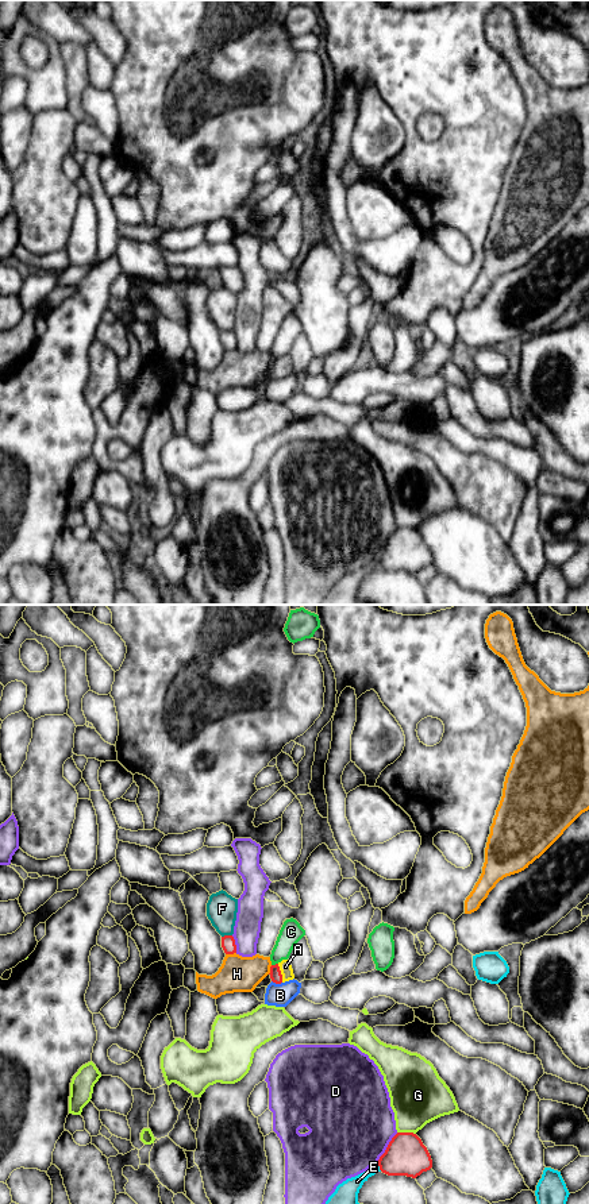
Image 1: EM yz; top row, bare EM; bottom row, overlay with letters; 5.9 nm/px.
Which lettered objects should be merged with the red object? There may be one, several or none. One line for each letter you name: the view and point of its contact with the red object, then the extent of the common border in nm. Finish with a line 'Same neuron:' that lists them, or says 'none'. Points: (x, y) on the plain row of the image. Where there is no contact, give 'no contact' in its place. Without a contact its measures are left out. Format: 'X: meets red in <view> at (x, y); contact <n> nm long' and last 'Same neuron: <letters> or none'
A: meets red in yz at (280, 369); contact 120 nm long
Same neuron: A

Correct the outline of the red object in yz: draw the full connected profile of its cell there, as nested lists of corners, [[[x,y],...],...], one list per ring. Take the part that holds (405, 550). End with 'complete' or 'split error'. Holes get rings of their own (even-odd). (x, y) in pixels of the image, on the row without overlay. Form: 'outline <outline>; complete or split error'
outline [[[397,528],[380,552],[378,562],[388,571],[416,574],[432,563],[432,555],[416,529]]]; complete

